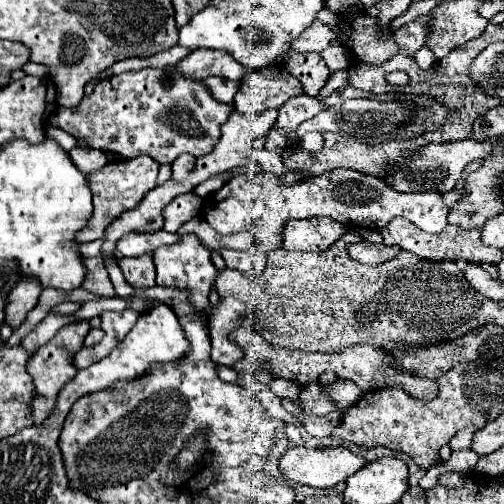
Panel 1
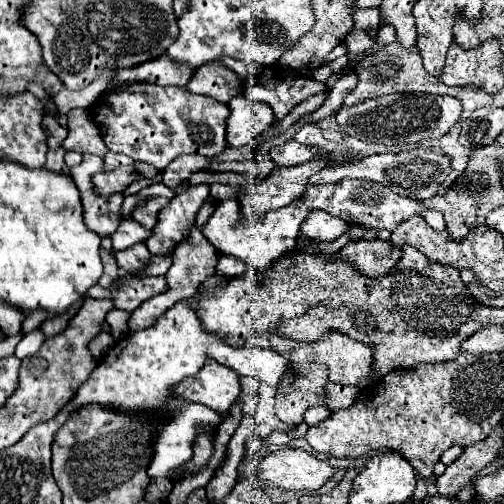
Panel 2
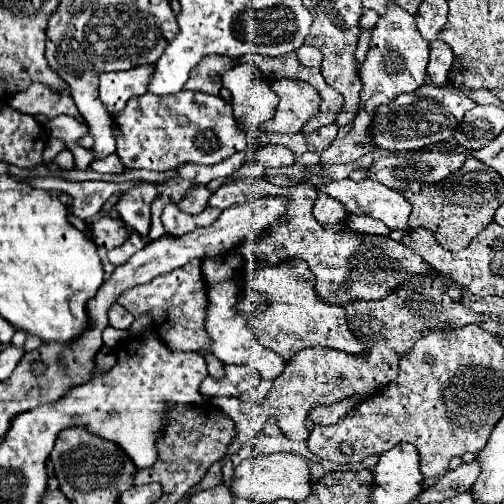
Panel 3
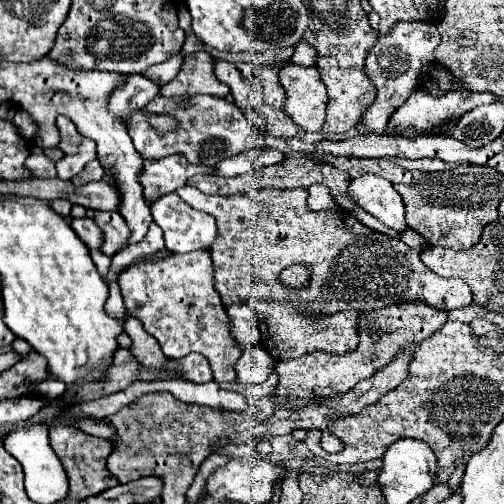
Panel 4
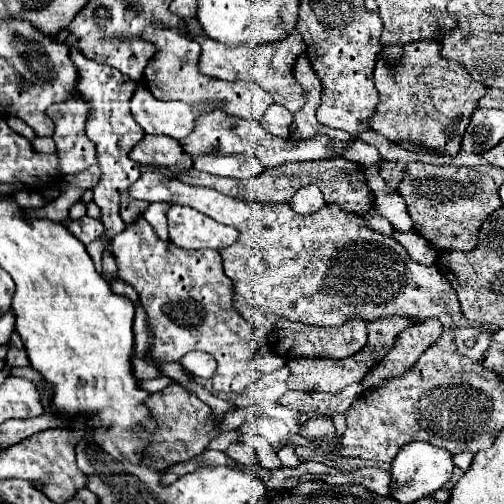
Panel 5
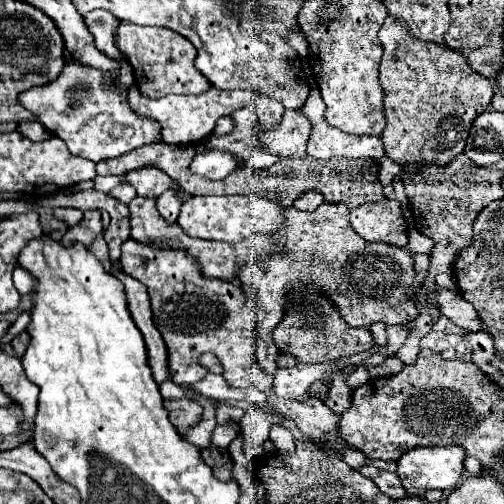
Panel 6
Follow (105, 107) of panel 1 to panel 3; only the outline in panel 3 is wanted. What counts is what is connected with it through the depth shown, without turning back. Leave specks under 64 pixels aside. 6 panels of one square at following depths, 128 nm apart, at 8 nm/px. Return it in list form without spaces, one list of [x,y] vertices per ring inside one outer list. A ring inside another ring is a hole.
[[[180,90],[172,96],[146,92],[130,98],[124,110],[114,118],[114,124],[122,132],[116,138],[116,154],[126,168],[138,170],[164,172],[186,162],[212,166],[248,146],[248,136],[236,124],[232,106],[218,96],[202,92]]]

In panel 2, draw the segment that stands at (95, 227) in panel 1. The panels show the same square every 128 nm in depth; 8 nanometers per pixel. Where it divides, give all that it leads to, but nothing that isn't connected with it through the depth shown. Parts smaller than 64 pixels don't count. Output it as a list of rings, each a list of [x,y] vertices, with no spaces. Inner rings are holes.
[[[136,162],[132,166],[126,168],[116,168],[112,172],[96,172],[92,176],[92,186],[96,190],[96,194],[100,196],[112,196],[116,192],[124,194],[124,190],[138,178],[154,178],[158,174],[156,168],[144,164],[144,162]]]

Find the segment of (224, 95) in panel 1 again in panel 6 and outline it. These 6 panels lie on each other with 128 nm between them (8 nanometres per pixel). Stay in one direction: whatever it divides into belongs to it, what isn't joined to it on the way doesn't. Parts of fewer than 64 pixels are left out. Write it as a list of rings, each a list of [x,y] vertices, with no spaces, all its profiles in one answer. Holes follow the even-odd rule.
[[[120,22],[118,26],[118,48],[126,54],[128,62],[132,64],[136,84],[140,92],[150,98],[162,98],[168,94],[200,94],[208,92],[212,86],[194,66],[196,48],[180,34],[158,28],[158,26],[136,26],[130,22]]]

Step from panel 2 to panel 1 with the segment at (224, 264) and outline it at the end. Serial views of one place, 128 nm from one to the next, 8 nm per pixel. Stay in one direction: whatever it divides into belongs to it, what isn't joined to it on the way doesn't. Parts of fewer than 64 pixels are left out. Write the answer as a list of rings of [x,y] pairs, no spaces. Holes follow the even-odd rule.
[[[184,234],[182,240],[172,244],[172,246],[156,248],[154,264],[156,264],[156,286],[188,290],[190,292],[188,298],[192,300],[192,306],[198,312],[206,312],[206,308],[208,308],[208,294],[210,294],[212,282],[218,276],[218,270],[212,264],[212,252],[202,248],[194,234]]]

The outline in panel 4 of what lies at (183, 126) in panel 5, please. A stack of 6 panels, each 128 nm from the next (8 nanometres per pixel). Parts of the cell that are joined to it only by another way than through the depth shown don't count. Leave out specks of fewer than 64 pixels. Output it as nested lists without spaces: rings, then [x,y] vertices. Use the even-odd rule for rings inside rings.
[[[152,116],[150,118],[152,120],[152,124],[156,126],[156,128],[160,128],[162,132],[170,132],[170,130],[176,130],[176,120],[174,118],[170,118],[170,116]]]

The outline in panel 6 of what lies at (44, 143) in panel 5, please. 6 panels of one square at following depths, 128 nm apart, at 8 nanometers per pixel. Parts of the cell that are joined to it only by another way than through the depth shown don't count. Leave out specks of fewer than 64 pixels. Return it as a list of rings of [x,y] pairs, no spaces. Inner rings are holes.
[[[22,122],[20,124],[20,128],[18,128],[18,132],[20,134],[24,134],[26,138],[30,138],[30,140],[34,140],[34,142],[40,142],[40,140],[48,140],[48,132],[46,132],[46,128],[42,126],[42,124],[38,124],[38,122]]]

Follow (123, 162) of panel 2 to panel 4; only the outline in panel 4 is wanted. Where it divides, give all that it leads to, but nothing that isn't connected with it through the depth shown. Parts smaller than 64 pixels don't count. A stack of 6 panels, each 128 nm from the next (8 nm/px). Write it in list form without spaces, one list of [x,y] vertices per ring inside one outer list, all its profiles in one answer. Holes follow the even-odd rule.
[[[94,160],[94,162],[90,162],[90,164],[84,168],[84,172],[80,172],[80,176],[78,176],[78,182],[80,182],[80,184],[84,184],[84,182],[102,180],[102,174],[104,174],[104,170],[102,170],[100,162],[98,162],[98,160]]]

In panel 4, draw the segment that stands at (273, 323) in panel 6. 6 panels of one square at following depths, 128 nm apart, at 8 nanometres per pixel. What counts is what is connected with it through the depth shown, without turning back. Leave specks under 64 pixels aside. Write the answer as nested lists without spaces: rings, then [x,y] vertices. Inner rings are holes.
[[[182,186],[178,190],[178,196],[184,198],[184,202],[190,204],[192,208],[212,214],[216,218],[216,226],[220,232],[218,240],[208,250],[214,264],[216,292],[220,292],[220,298],[226,306],[234,302],[244,304],[248,300],[290,300],[304,314],[334,314],[342,310],[358,312],[378,310],[406,300],[424,300],[426,304],[438,310],[454,310],[472,302],[470,288],[464,280],[440,278],[420,260],[418,250],[406,246],[402,240],[366,228],[354,216],[350,216],[350,212],[342,208],[312,212],[306,206],[308,198],[306,188],[296,190],[264,188],[236,196],[206,196],[192,186]],[[292,264],[306,264],[310,268],[312,280],[308,288],[296,292],[286,288],[278,280],[280,272]]]

